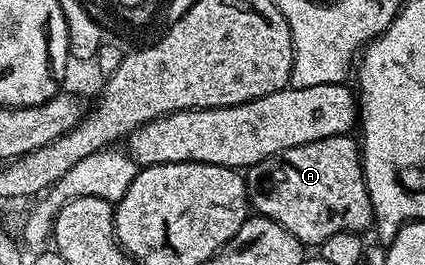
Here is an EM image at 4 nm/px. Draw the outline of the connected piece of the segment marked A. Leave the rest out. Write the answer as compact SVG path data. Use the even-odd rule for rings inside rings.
M353 135L333 136L332 138L324 138L320 142L308 142L304 146L296 146L292 150L284 150L279 156L269 156L262 164L253 164L251 168L245 169L244 179L246 181L246 199L249 207L253 209L257 215L266 216L272 222L276 222L280 226L284 226L284 230L288 230L297 240L301 240L303 245L321 246L328 238L332 238L332 234L340 234L341 232L357 232L365 233L365 228L371 227L374 220L374 211L370 209L370 199L368 198L368 190L366 189L366 180L362 176L362 158L360 155L360 144L357 139L353 140Z

